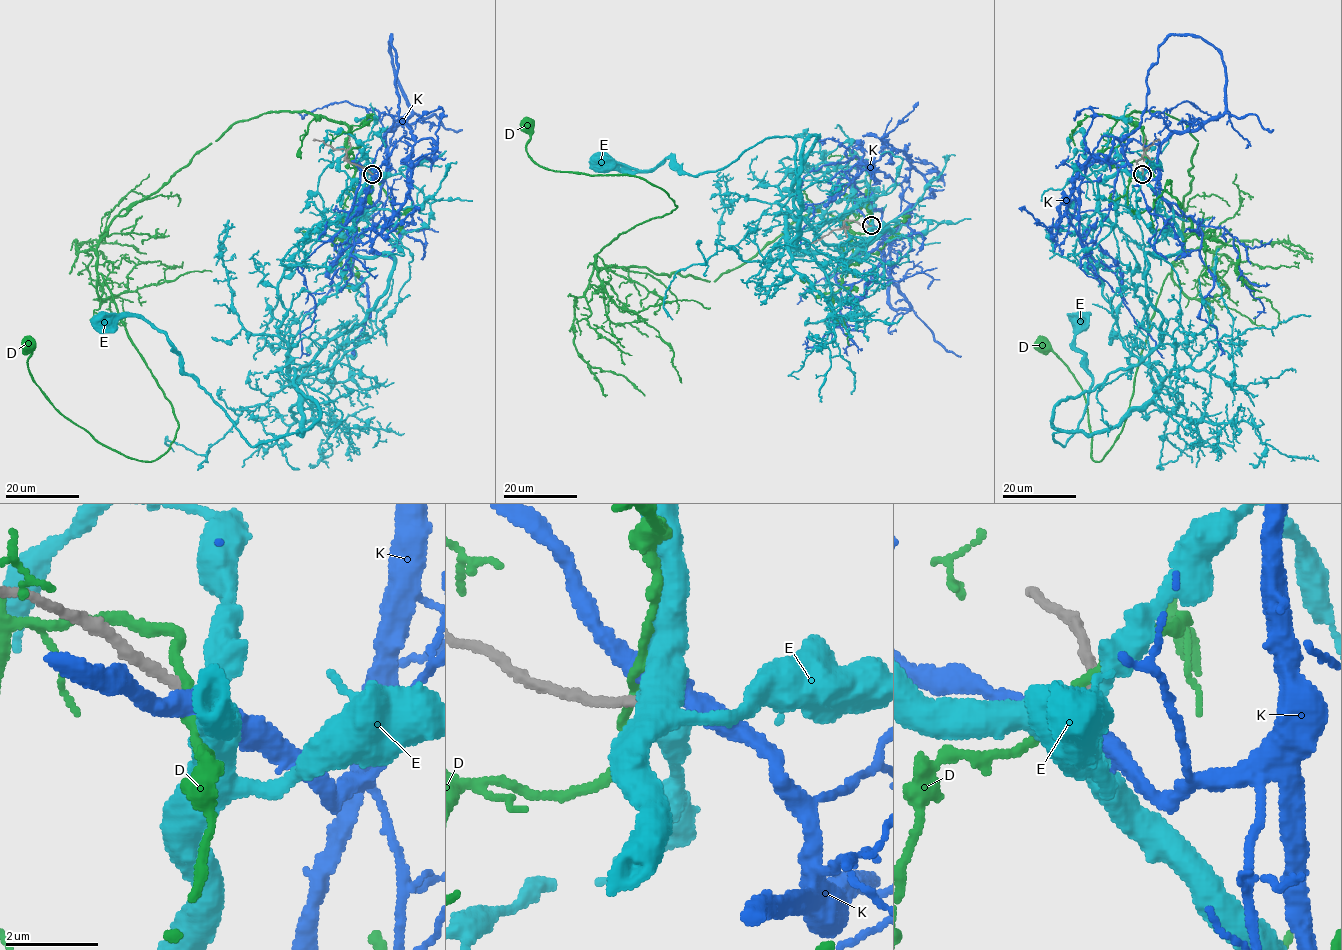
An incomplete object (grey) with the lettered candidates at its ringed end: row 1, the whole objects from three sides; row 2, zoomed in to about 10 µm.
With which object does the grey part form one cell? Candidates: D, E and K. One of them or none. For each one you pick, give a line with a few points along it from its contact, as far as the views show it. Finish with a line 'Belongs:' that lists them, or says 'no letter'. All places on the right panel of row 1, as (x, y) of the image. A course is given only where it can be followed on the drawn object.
K: Its course: (1142, 174), (1224, 111), (1200, 37), (1158, 47), (1120, 143), (1178, 259)
Belongs: K

